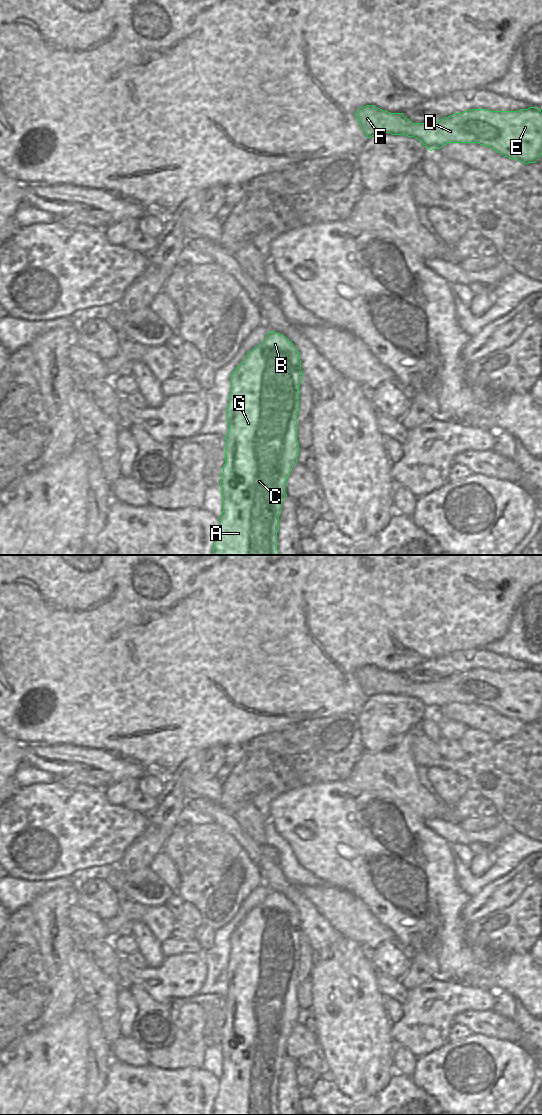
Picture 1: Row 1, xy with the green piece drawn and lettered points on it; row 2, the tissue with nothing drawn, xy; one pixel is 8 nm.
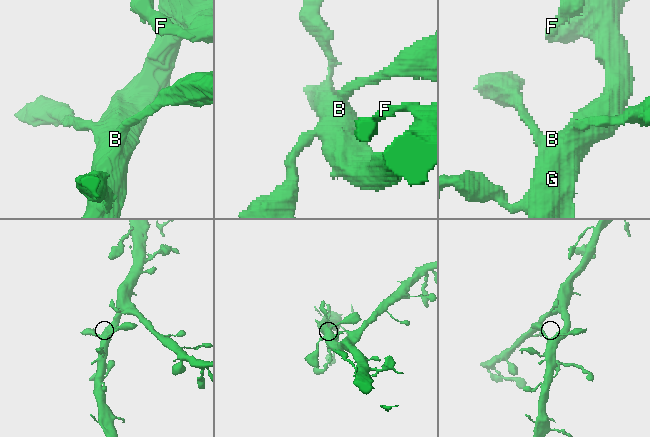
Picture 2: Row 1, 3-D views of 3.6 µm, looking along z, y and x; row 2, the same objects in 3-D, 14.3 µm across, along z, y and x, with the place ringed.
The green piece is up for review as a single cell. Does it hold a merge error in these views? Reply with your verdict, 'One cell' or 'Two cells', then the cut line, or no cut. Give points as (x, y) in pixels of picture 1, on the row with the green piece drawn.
One cell. No split

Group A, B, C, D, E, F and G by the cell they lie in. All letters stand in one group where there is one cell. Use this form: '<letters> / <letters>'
A B C D E F G

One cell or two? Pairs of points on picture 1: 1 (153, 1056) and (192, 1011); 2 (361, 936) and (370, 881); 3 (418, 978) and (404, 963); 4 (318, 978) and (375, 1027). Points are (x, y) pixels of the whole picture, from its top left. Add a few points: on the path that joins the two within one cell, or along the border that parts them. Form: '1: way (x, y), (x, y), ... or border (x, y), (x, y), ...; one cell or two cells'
1: way (168, 1055), (189, 1034), (189, 1026); one cell
2: border (346, 891), (354, 894), (380, 923); two cells
3: border (411, 959), (411, 965), (401, 979); two cells
4: way (332, 984), (361, 1013); one cell

